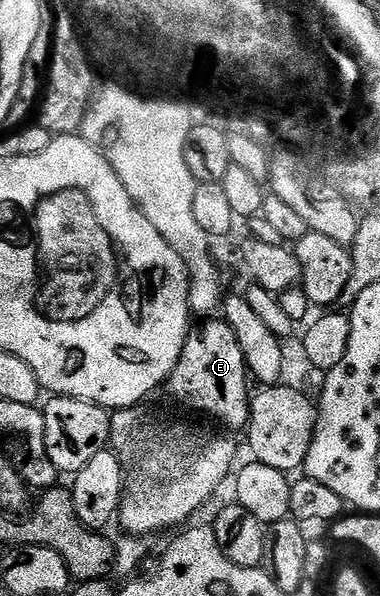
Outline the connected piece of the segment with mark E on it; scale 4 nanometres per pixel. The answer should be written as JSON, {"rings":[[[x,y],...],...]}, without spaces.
{"rings":[[[213,317],[190,330],[183,345],[183,353],[169,374],[167,388],[169,395],[177,403],[190,407],[193,411],[202,411],[213,419],[218,419],[225,427],[249,426],[250,376],[247,374],[243,349],[235,341],[235,333],[220,318]]]}

